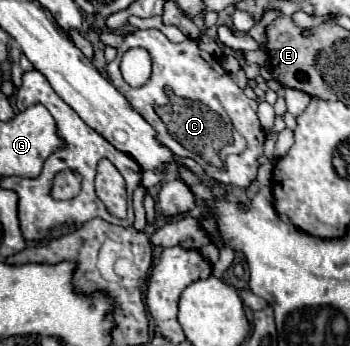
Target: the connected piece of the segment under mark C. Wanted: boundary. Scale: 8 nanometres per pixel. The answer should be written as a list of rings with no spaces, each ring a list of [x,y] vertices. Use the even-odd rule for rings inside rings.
[[[130,29],[118,55],[106,65],[108,77],[124,93],[130,105],[158,131],[158,141],[176,157],[192,157],[206,175],[222,185],[246,189],[258,173],[258,157],[264,153],[264,129],[260,127],[254,99],[248,99],[234,79],[222,69],[216,57],[198,49],[192,39],[172,43],[158,29]],[[142,47],[152,55],[152,77],[138,89],[126,85],[120,75],[120,59],[132,49]]]

